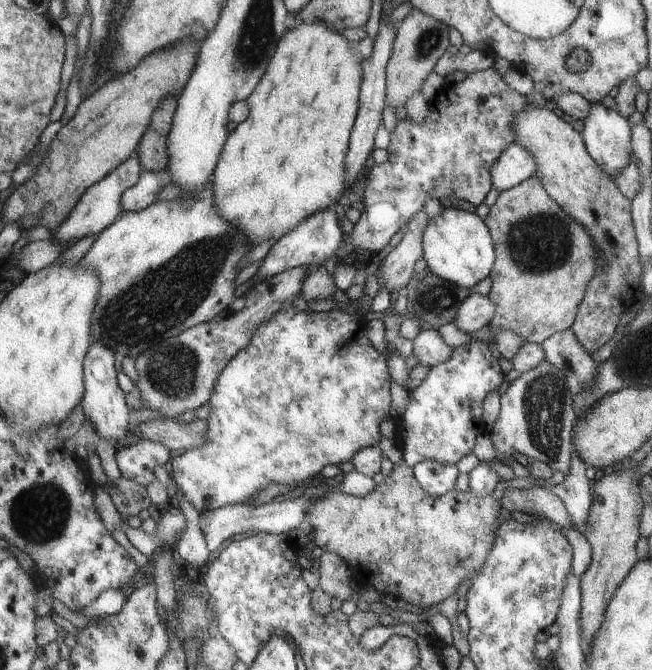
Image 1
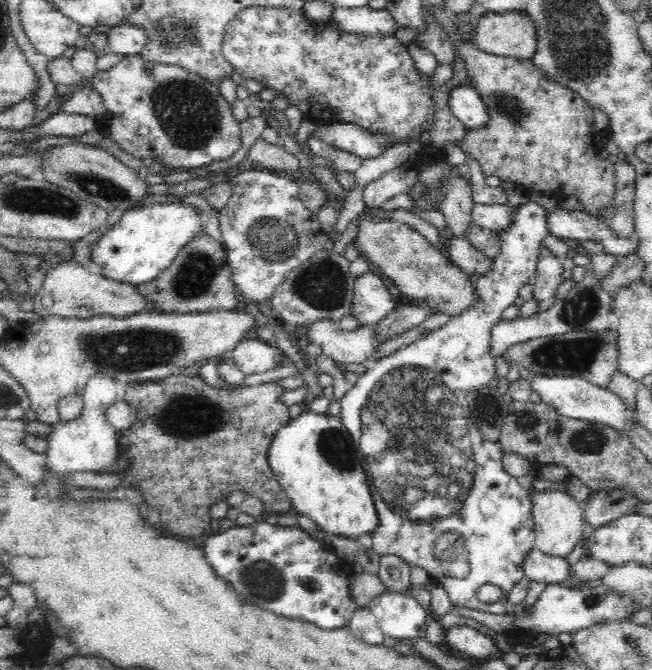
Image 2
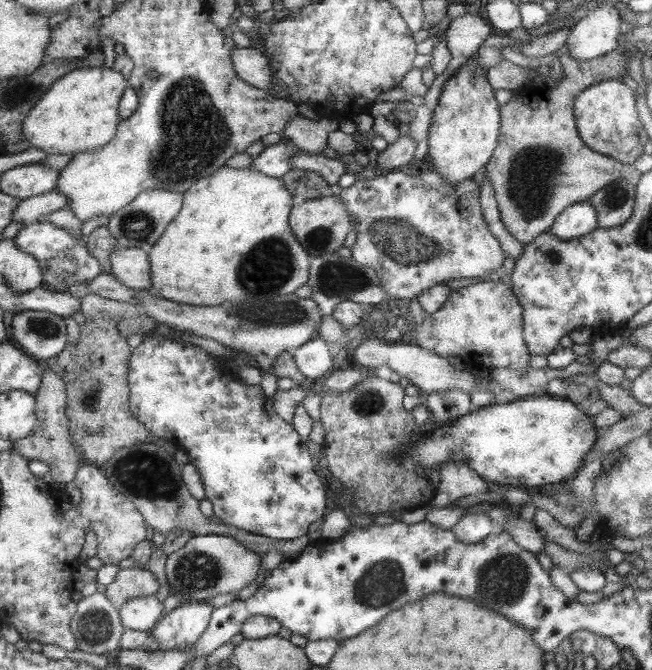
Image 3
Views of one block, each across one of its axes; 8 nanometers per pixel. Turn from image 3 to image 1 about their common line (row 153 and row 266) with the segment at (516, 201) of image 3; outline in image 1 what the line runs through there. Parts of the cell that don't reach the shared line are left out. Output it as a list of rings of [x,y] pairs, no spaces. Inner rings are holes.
[[[531,176],[529,180],[499,192],[497,204],[491,206],[483,222],[489,226],[489,234],[493,234],[497,248],[497,264],[493,264],[493,272],[489,272],[493,286],[487,296],[497,306],[497,312],[493,322],[489,322],[489,330],[511,330],[527,344],[537,346],[545,344],[545,340],[553,334],[571,330],[573,322],[577,320],[577,308],[585,296],[585,284],[595,270],[593,244],[589,242],[589,236],[579,228],[579,224],[565,216],[553,198],[549,198],[537,176]]]

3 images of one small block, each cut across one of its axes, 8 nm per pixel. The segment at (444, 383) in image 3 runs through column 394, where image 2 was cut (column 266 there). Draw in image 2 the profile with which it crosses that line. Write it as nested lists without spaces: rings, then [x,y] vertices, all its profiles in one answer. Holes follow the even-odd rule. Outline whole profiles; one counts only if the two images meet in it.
[[[252,338],[236,344],[236,348],[230,352],[228,358],[236,364],[240,372],[250,376],[250,374],[264,374],[268,370],[276,370],[280,366],[282,356],[284,354],[278,350],[278,346]]]

